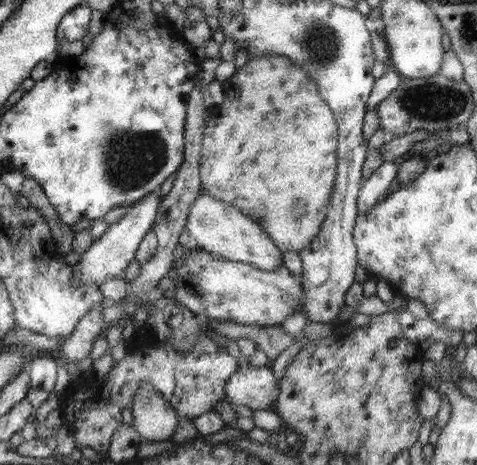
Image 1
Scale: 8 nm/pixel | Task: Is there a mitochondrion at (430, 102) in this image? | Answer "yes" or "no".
yes

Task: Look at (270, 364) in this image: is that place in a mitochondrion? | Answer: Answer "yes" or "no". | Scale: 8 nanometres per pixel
no

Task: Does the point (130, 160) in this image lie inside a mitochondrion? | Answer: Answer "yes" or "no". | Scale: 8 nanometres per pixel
yes

